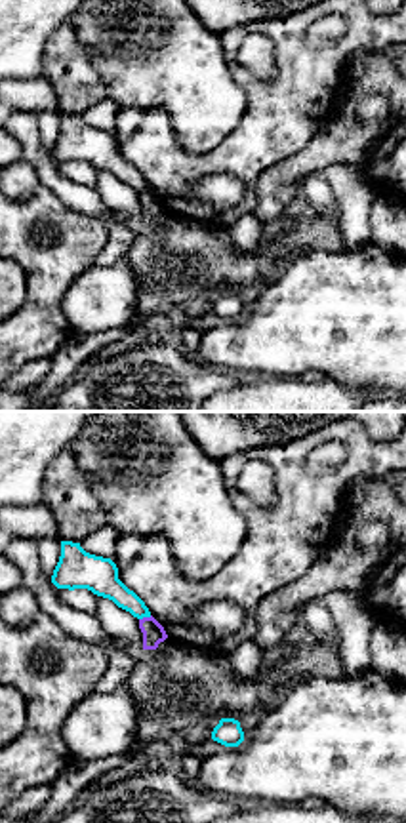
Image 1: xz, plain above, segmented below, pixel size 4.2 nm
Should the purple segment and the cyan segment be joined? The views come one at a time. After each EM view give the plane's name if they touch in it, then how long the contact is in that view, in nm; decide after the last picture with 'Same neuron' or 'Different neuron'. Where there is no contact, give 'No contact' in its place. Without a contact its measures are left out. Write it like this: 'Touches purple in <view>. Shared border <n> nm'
Touches purple in xz. Shared border 60 nm

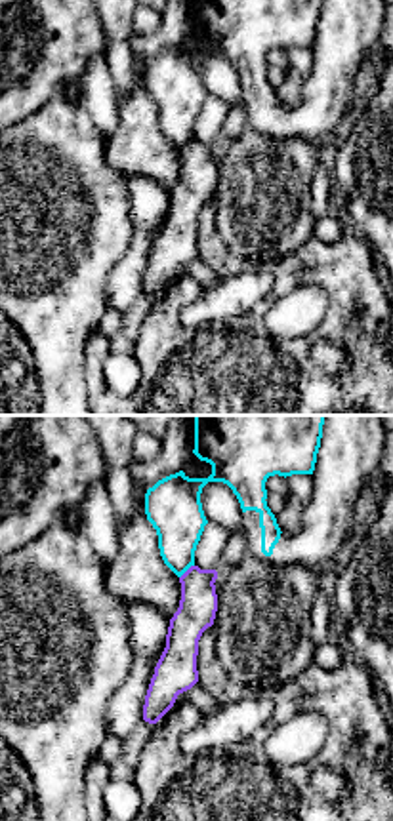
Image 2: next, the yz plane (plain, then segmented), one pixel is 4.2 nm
Touches purple in yz. Shared border 90 nm

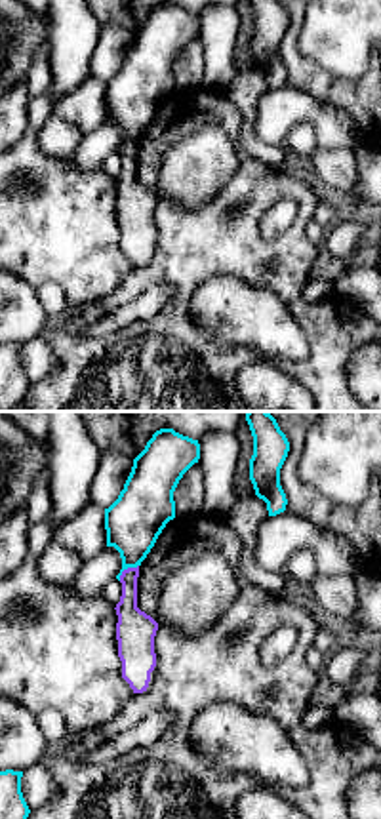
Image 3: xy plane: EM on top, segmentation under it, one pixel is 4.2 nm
Touches purple in xy. Shared border 110 nm

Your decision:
Different neuron

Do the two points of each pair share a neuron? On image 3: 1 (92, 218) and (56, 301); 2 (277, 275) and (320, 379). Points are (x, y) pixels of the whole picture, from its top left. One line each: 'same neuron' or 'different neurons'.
1: different neurons
2: same neuron

